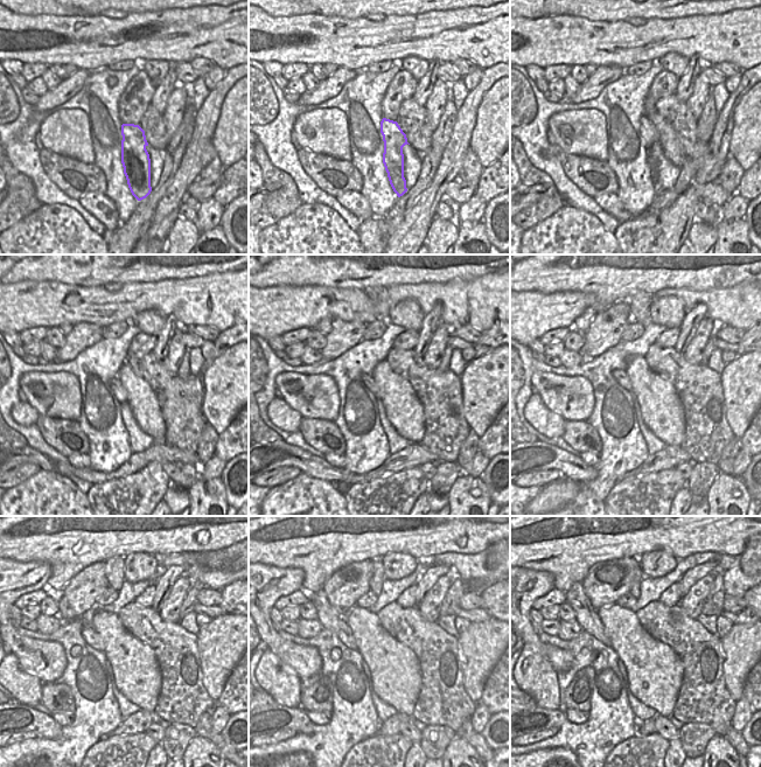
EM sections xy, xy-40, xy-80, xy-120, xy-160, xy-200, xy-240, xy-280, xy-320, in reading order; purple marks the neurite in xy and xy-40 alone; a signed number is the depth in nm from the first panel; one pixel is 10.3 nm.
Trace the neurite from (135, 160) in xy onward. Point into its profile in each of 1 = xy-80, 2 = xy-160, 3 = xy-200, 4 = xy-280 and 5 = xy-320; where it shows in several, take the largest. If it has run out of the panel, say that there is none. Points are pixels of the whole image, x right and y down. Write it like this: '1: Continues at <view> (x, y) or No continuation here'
1: Continues at xy-80 (649, 133)
2: Continues at xy-160 (368, 379)
3: Continues at xy-200 (621, 376)
4: Continues at xy-280 (329, 619)
5: Continues at xy-320 (586, 615).

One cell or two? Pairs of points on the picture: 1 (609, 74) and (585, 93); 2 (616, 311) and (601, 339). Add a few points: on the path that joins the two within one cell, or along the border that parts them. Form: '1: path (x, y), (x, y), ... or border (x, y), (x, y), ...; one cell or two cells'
1: path (604, 75), (591, 88); one cell
2: path (616, 318), (605, 332); one cell

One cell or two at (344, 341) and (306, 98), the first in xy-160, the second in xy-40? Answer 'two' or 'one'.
one

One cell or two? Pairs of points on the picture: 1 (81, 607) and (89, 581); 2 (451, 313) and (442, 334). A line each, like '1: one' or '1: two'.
1: one
2: two

